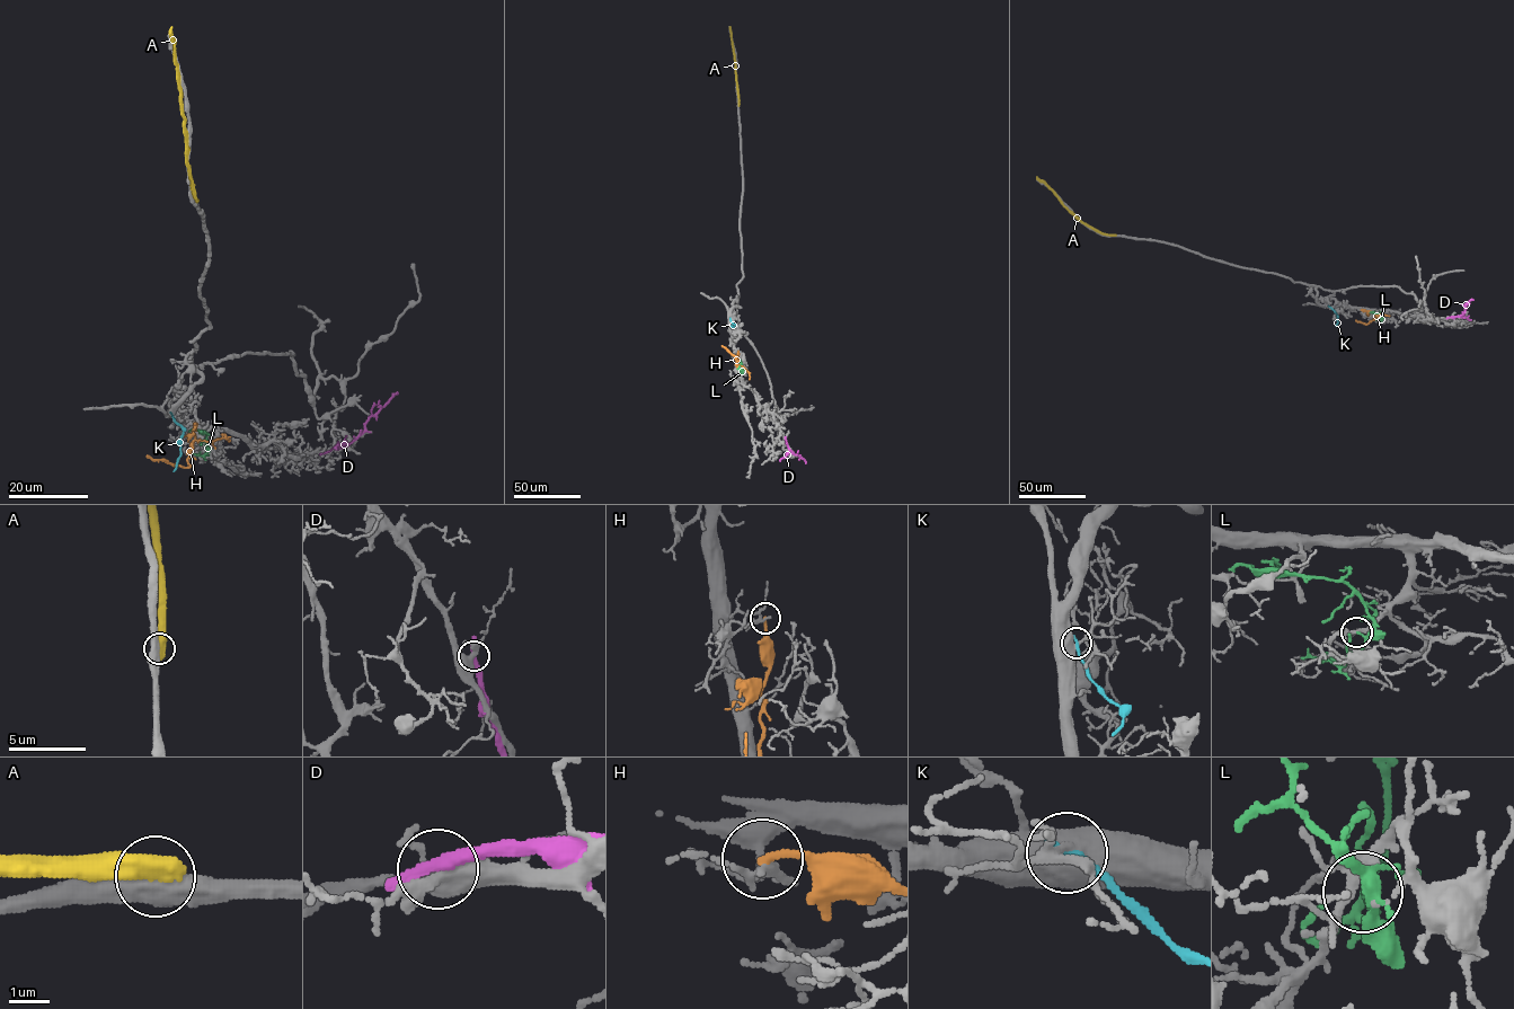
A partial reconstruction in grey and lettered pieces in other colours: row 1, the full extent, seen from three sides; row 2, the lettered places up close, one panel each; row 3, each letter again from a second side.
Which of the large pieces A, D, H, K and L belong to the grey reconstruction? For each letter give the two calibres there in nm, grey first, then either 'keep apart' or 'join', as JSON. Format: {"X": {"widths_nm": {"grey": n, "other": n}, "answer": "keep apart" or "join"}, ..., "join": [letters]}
{"A": {"widths_nm": {"grey": 460, "other": 600}, "answer": "keep apart"}, "D": {"widths_nm": {"grey": 480, "other": 300}, "answer": "keep apart"}, "H": {"widths_nm": {"grey": 140, "other": 180}, "answer": "keep apart"}, "K": {"widths_nm": {"grey": 400, "other": 200}, "answer": "keep apart"}, "L": {"widths_nm": {"grey": 220, "other": 160}, "answer": "keep apart"}, "join": []}

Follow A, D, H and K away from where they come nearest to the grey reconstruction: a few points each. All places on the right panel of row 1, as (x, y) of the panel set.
A: (1115, 235), (1101, 233), (1082, 223), (1037, 176)
D: (1449, 318), (1460, 317), (1473, 300)
H: (1361, 309), (1377, 316), (1366, 325), (1355, 320)
K: (1329, 307), (1336, 313), (1336, 326)

